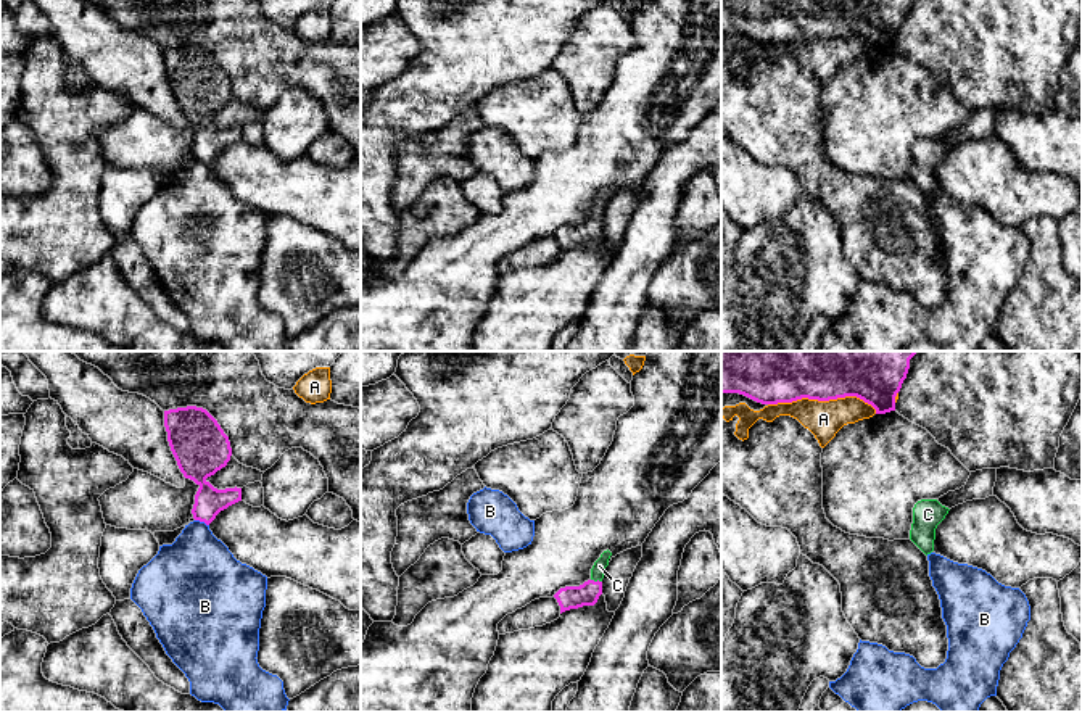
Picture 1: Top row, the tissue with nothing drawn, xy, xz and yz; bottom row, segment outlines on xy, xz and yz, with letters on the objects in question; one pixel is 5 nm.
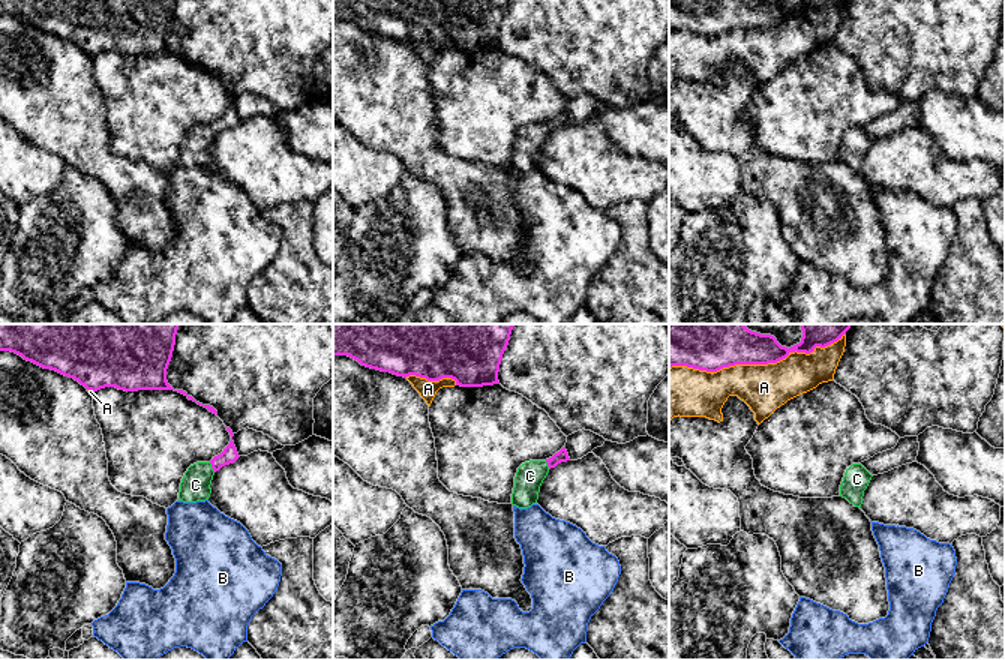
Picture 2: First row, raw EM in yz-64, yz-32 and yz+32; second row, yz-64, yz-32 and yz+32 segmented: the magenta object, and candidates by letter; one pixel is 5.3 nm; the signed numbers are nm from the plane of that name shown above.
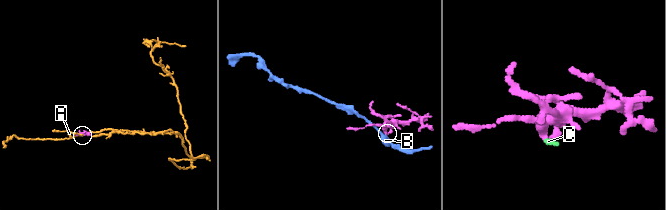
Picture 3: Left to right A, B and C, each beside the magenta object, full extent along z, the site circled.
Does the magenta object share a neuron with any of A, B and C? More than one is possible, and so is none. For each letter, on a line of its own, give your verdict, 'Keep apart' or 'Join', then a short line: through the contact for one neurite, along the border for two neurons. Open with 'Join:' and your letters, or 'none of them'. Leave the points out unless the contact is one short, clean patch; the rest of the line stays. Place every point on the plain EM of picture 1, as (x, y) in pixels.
Join: C
A: Keep apart
B: Keep apart. Line: xy (195, 158), (208, 165)
C: Join. Line: xz (588, 232), (598, 219), (599, 205)

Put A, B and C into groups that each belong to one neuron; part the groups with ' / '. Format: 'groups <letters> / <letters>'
groups A / B / C

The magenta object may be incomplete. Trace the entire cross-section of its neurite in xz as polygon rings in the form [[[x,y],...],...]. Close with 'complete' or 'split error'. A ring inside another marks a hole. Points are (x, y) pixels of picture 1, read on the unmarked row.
[[[607,188],[594,201],[591,208],[591,217],[580,226],[560,227],[554,237],[560,245],[560,253],[570,248],[578,248],[583,245],[594,245],[602,234],[602,217],[604,209],[609,205],[612,192]]]; split error

